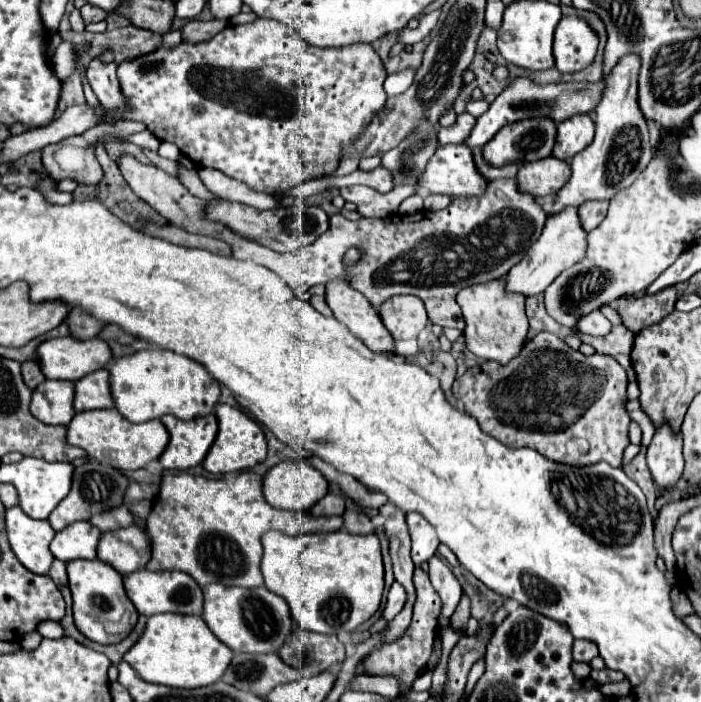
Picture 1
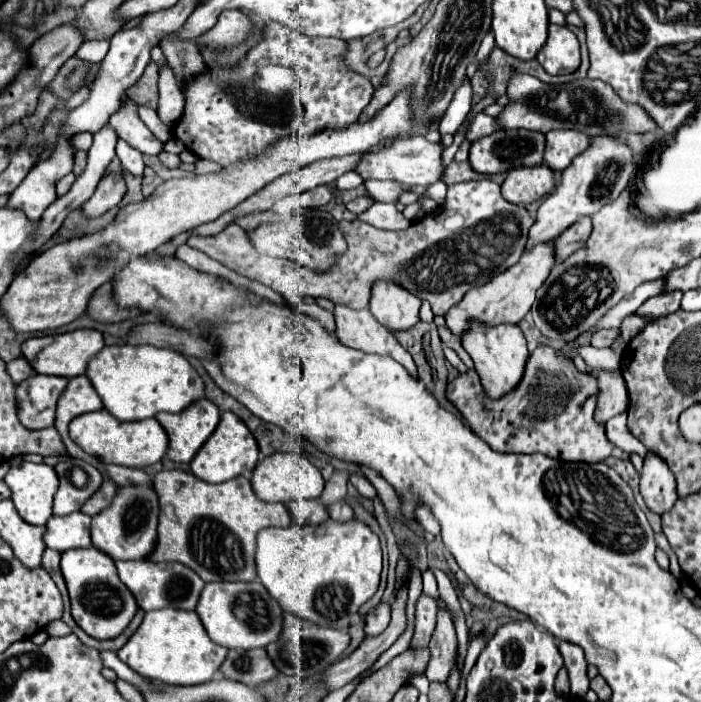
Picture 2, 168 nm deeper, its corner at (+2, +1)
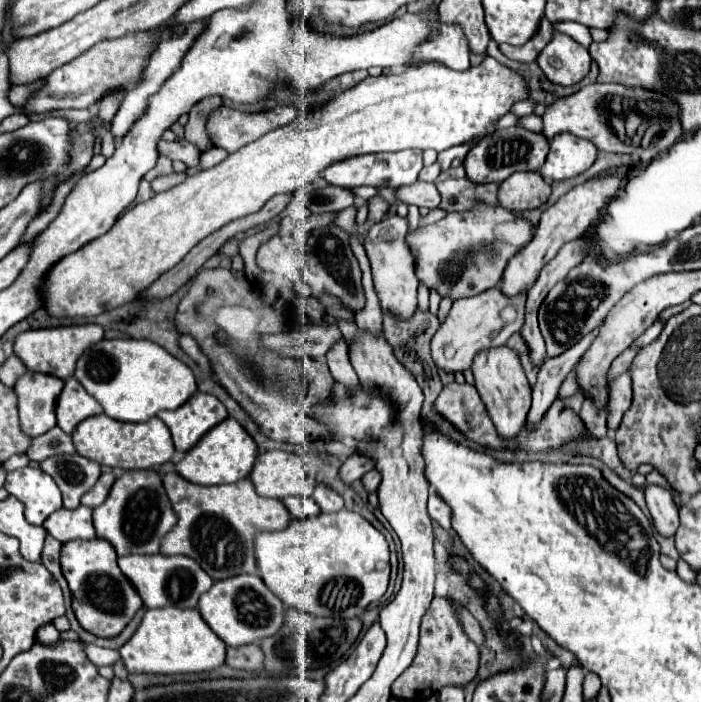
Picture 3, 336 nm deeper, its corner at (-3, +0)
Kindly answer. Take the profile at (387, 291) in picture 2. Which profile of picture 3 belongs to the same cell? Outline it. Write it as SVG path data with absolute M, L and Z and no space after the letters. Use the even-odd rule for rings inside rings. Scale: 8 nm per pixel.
M398 214L386 216L382 222L374 224L364 238L364 248L370 258L372 276L374 276L374 288L382 304L384 314L392 314L398 320L408 320L414 316L418 302L416 302L416 290L418 290L418 278L414 276L414 258L410 254L410 248L404 240L408 232L408 218L402 218Z

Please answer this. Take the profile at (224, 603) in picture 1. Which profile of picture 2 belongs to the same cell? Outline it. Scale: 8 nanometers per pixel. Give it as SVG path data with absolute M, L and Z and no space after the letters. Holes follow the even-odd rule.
M237 581L237 583L205 583L197 603L197 615L207 629L211 641L227 649L255 649L275 641L281 633L283 611L279 603L259 581Z

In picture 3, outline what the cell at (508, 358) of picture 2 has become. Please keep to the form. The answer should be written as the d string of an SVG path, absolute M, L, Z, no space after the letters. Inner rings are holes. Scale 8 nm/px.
M496 346L496 348L482 350L474 358L472 372L474 372L474 384L482 396L482 402L486 404L486 410L488 410L498 434L504 438L516 436L526 420L530 402L532 402L532 388L528 384L528 378L522 368L518 352L508 346Z

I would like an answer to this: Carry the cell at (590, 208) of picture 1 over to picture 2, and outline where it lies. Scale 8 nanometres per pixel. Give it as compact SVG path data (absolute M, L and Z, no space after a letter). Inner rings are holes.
M583 217L575 225L571 225L567 231L563 231L553 245L557 261L567 259L571 253L581 249L587 243L589 235L591 235L591 217Z

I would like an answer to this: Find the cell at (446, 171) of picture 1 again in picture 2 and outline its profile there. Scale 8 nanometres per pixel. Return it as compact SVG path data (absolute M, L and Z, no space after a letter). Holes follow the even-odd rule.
M425 137L397 139L389 145L385 145L383 149L377 149L377 151L363 155L353 171L359 173L363 177L363 181L367 181L367 179L391 179L391 181L399 181L403 185L427 187L427 185L437 183L443 175L443 167L441 167L443 149L445 149L443 143L429 143Z

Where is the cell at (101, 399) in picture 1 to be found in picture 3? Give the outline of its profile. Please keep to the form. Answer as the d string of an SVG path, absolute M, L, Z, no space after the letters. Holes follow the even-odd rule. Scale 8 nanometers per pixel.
M74 376L68 378L56 404L56 416L60 428L66 434L72 434L82 420L96 414L102 414L102 406L92 396L86 394L84 386L80 386L80 382Z

